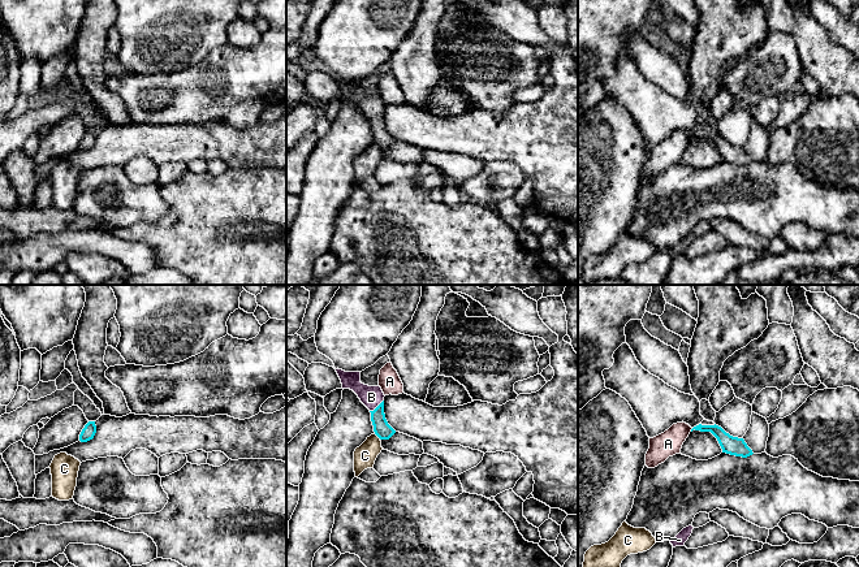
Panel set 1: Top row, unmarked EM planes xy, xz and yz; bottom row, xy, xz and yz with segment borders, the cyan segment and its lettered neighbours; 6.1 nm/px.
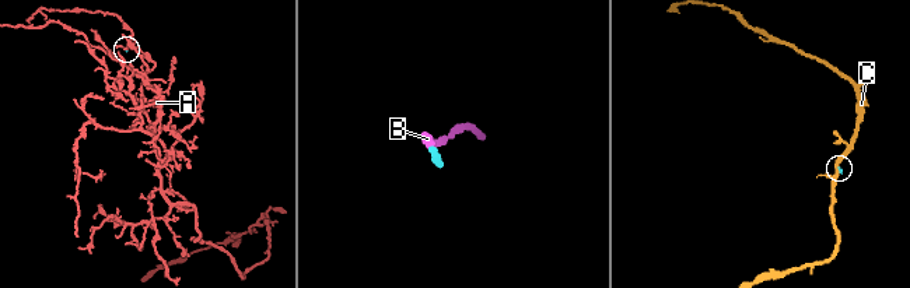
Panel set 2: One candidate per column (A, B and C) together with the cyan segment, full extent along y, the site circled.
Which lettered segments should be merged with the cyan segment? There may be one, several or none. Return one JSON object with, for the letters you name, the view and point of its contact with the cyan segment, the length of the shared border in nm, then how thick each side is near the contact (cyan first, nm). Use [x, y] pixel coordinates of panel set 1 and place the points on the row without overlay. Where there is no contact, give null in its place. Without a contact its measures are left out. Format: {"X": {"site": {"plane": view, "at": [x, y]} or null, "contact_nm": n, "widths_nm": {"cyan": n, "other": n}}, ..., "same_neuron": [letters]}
{"B": {"site": {"plane": "xz", "at": [378, 115]}, "contact_nm": 120, "widths_nm": {"cyan": 100, "other": 140}}, "same_neuron": ["B"]}

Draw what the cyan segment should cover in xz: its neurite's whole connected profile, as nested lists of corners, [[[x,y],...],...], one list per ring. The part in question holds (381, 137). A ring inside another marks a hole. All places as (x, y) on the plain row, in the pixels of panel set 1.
[[[336,78],[342,98],[353,99],[361,111],[370,118],[374,140],[380,148],[389,148],[396,139],[388,133],[384,122],[384,101],[380,95],[368,95],[361,91],[361,81]]]

